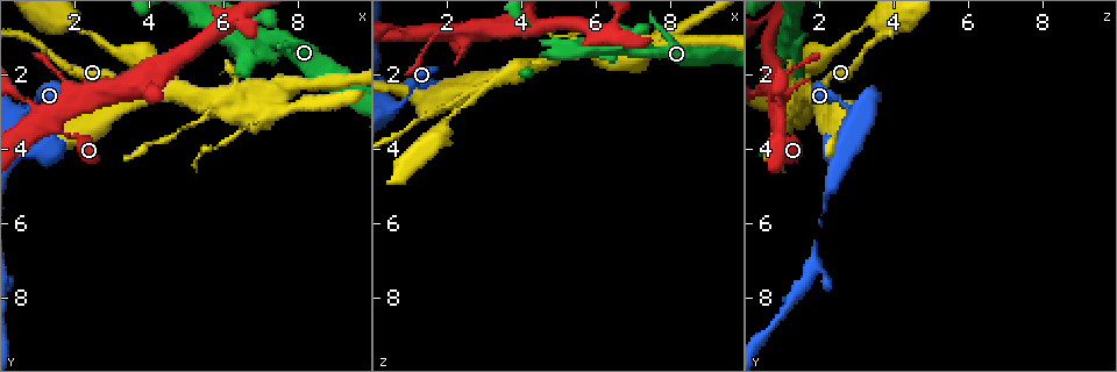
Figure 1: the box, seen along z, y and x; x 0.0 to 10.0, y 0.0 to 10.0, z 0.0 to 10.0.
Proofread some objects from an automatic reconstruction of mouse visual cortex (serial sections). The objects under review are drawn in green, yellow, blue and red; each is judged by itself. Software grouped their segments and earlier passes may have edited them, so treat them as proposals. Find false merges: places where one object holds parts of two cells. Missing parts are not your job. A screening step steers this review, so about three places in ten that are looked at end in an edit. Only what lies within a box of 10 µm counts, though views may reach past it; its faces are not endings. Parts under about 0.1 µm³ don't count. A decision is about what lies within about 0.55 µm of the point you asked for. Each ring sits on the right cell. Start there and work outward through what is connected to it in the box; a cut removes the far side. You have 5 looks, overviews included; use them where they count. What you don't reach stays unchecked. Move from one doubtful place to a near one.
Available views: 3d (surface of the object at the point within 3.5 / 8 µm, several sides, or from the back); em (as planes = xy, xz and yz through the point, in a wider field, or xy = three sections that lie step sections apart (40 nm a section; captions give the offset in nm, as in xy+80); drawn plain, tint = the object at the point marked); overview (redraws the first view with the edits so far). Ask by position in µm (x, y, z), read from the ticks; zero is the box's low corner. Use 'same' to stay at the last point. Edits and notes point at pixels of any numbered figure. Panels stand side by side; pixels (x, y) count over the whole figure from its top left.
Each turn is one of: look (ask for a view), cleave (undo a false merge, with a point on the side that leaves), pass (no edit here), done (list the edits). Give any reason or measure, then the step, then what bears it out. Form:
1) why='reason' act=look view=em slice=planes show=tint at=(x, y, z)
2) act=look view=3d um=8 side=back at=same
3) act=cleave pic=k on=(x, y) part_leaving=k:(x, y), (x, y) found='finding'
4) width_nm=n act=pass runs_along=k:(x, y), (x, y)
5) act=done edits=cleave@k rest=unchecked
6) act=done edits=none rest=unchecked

why='looks like a crossing' act=look view=3d um=3.5 at=(1.45, 3.30, 0.85)

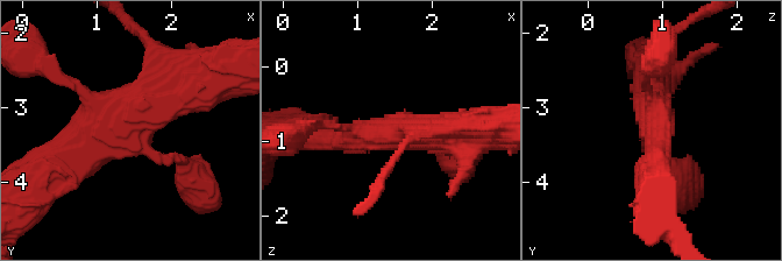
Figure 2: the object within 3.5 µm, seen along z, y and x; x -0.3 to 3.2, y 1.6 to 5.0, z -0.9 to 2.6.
arms=4 arm_widths_nm=150,300,350,450 why='shape alone is not enough' act=look view=em slice=xy step=5 show=tint at=same

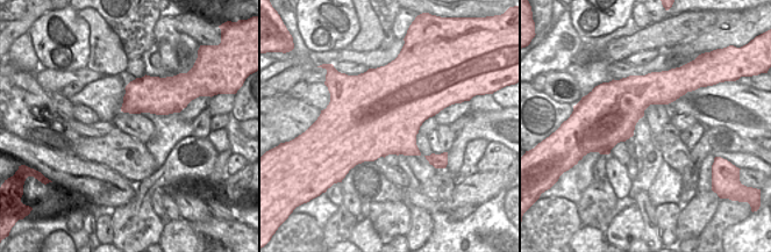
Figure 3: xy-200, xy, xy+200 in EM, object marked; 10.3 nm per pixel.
width_nm=900 act=pass runs_along=2:(673, 169), (649, 154), (652, 86) found='one cell here'

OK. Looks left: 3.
why='three-way junction' act=look view=3d um=3.5 side=back at=(7.10, 1.10, 1.50)

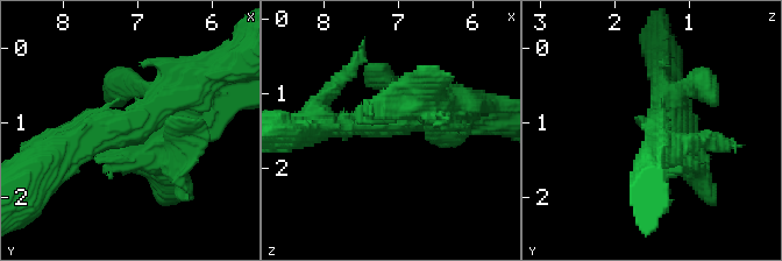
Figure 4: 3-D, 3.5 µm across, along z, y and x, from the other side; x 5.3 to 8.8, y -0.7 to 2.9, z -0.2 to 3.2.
act=cleave pic=4 on=(694, 173) part_leaving=4:(149, 139), (189, 197) found='a second cell is stuck on'

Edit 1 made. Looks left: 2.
act=done edits=cleave@4 rest=unchecked

